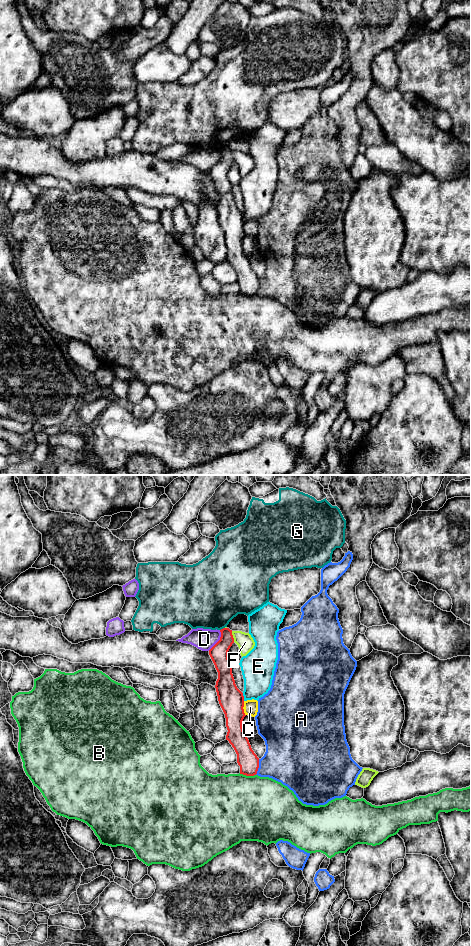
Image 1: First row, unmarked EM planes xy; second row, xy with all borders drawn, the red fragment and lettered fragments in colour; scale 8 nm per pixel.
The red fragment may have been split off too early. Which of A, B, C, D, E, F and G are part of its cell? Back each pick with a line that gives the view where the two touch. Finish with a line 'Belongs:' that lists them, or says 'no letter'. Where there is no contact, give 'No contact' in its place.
Belongs: no letter

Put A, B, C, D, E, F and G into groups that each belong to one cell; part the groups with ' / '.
A / B / C / D / E / F / G

